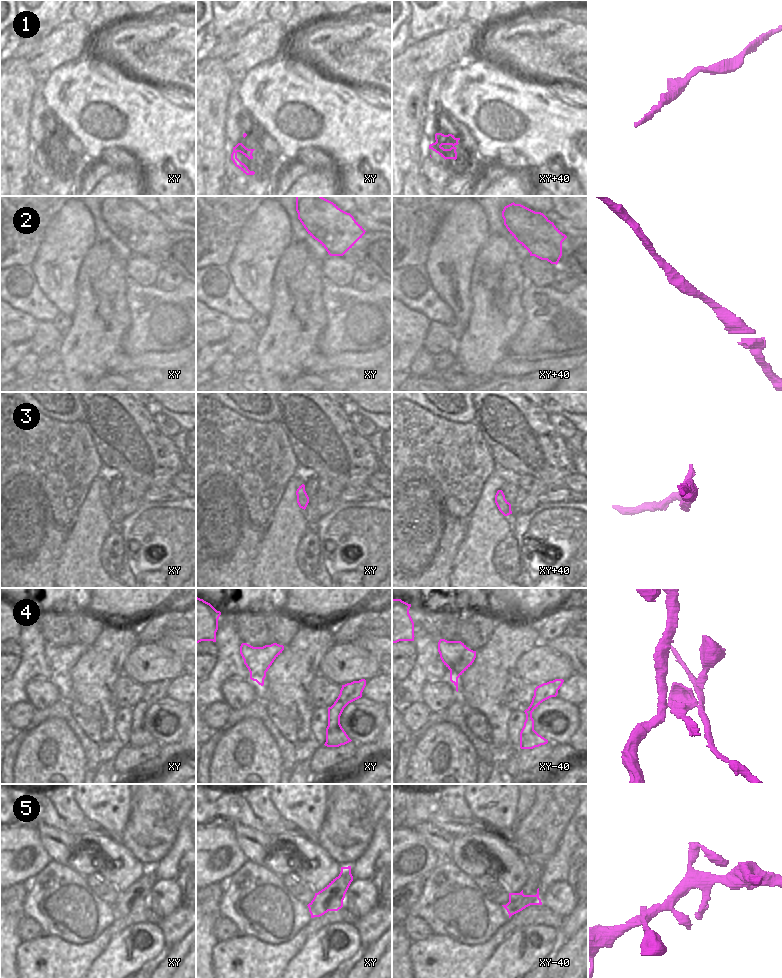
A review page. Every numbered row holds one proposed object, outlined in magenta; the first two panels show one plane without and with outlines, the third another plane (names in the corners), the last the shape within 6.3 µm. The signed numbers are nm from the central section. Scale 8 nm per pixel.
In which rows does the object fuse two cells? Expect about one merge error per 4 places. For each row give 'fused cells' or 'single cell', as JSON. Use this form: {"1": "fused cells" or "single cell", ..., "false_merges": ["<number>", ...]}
{"1": "single cell", "2": "single cell", "3": "single cell", "4": "single cell", "5": "single cell", "false_merges": []}

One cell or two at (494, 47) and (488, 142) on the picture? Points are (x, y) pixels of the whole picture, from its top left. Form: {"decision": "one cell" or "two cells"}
{"decision": "two cells"}

